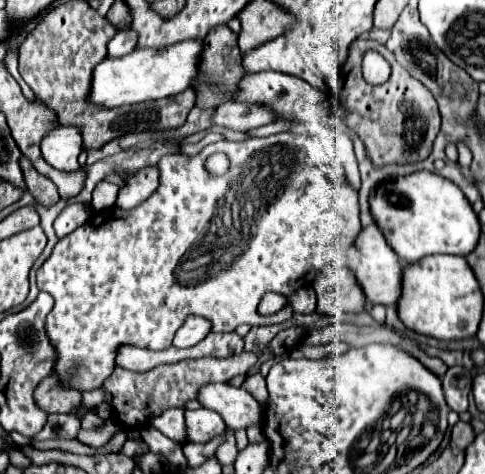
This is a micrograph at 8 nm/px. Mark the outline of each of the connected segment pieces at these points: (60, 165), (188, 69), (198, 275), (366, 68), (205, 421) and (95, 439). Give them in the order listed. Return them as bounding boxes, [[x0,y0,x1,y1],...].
[[41,122,83,172],[89,40,203,108],[37,102,361,392],[363,50,391,86],[185,408,225,442],[77,420,119,448]]

